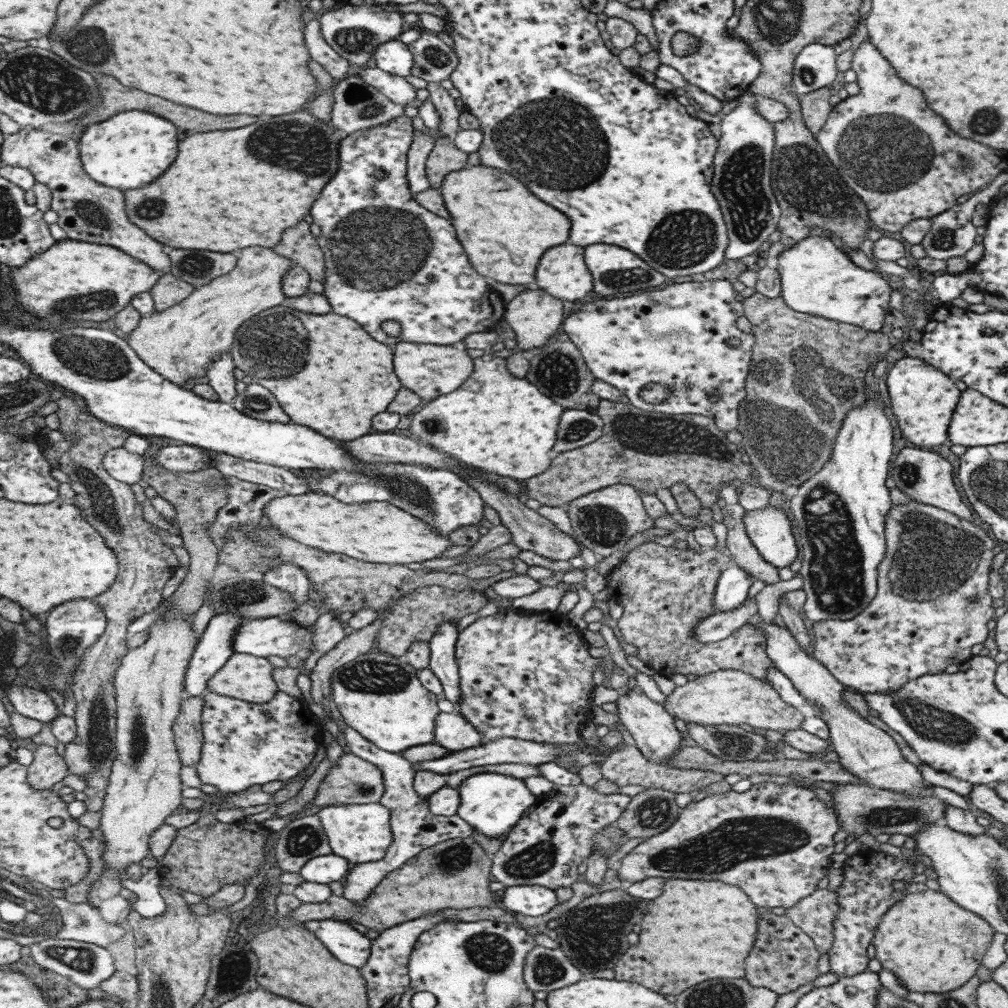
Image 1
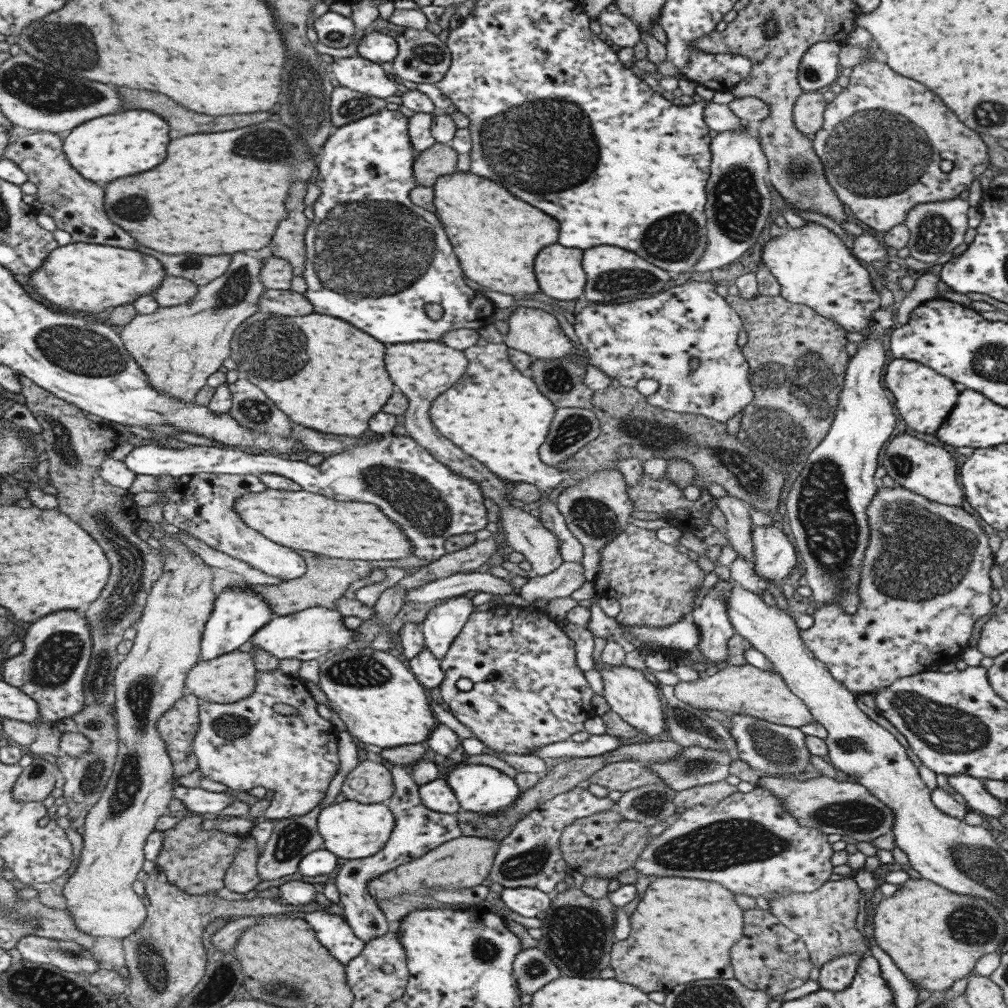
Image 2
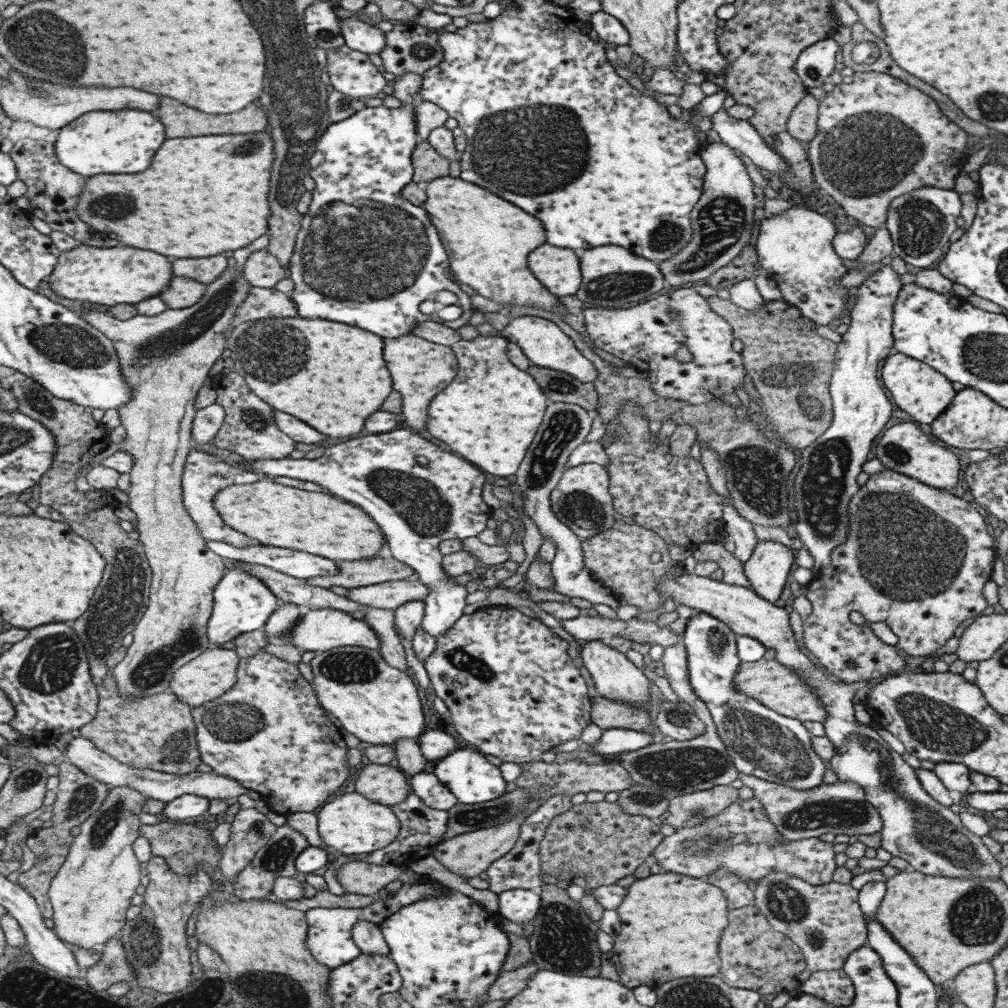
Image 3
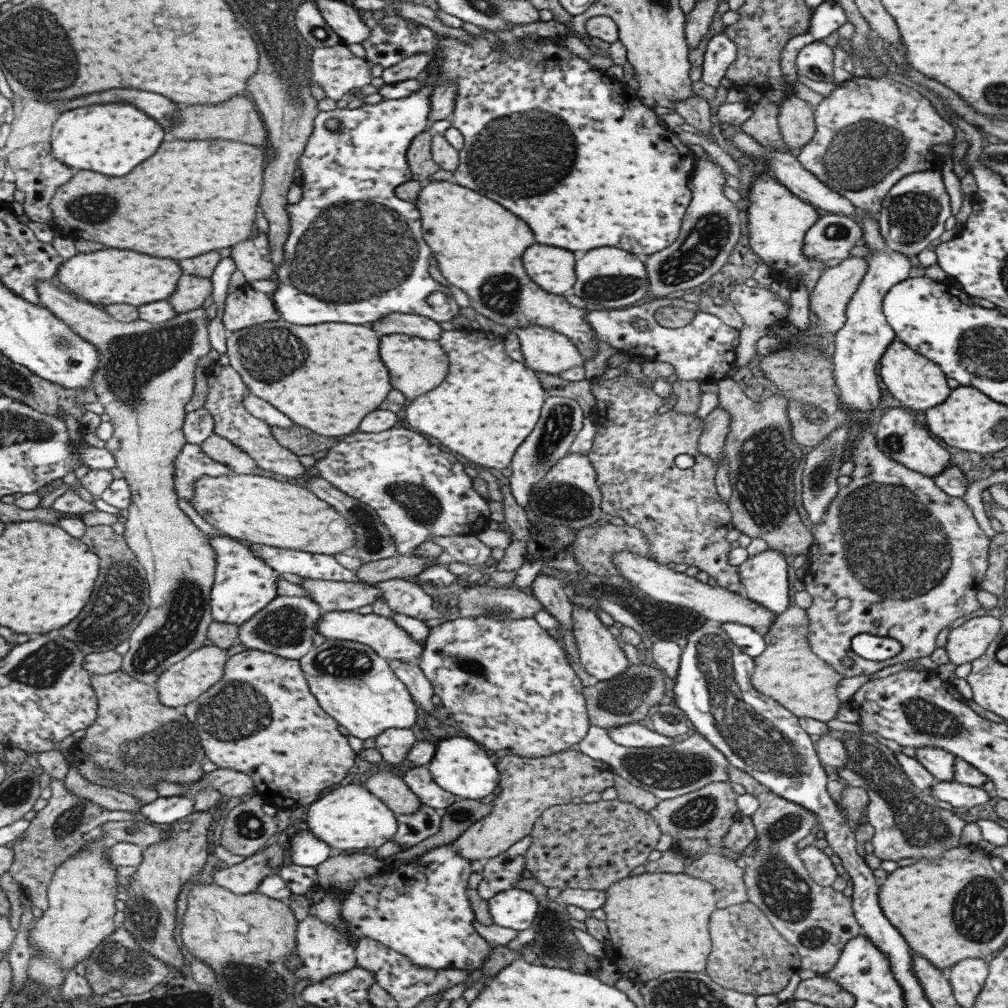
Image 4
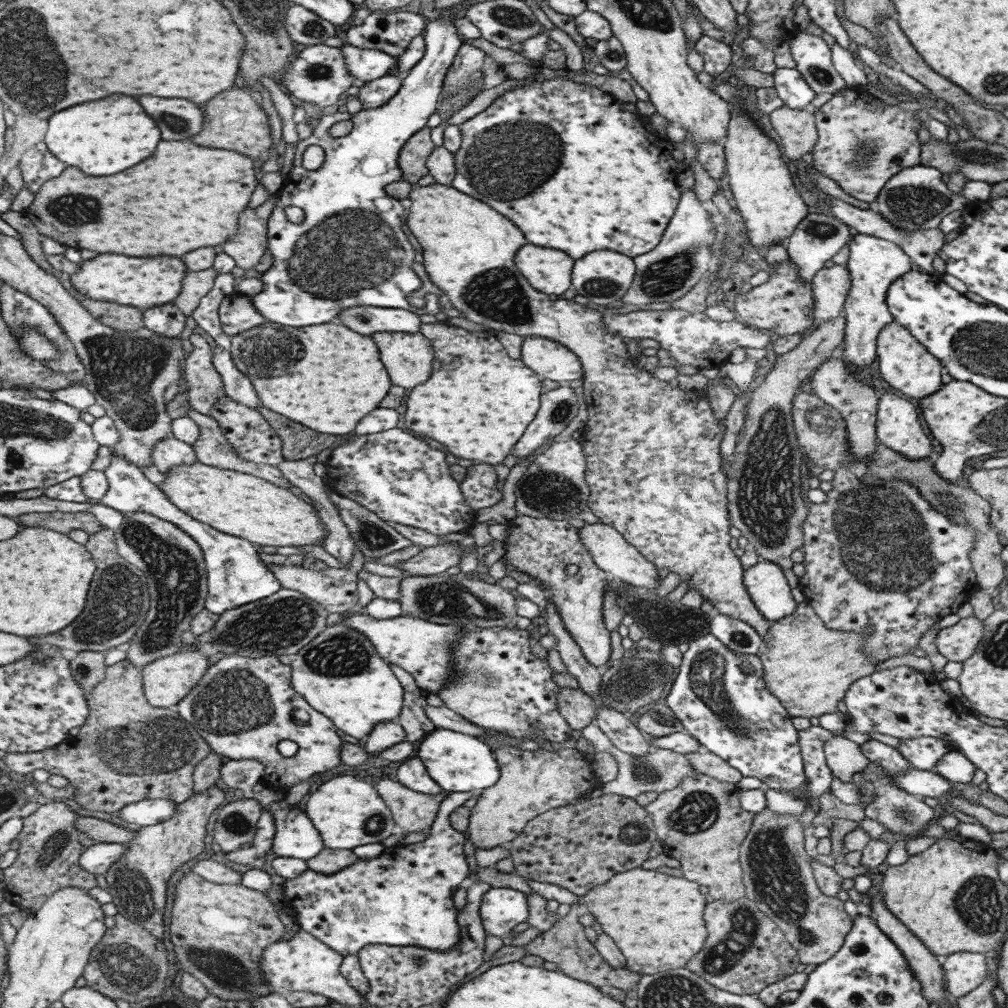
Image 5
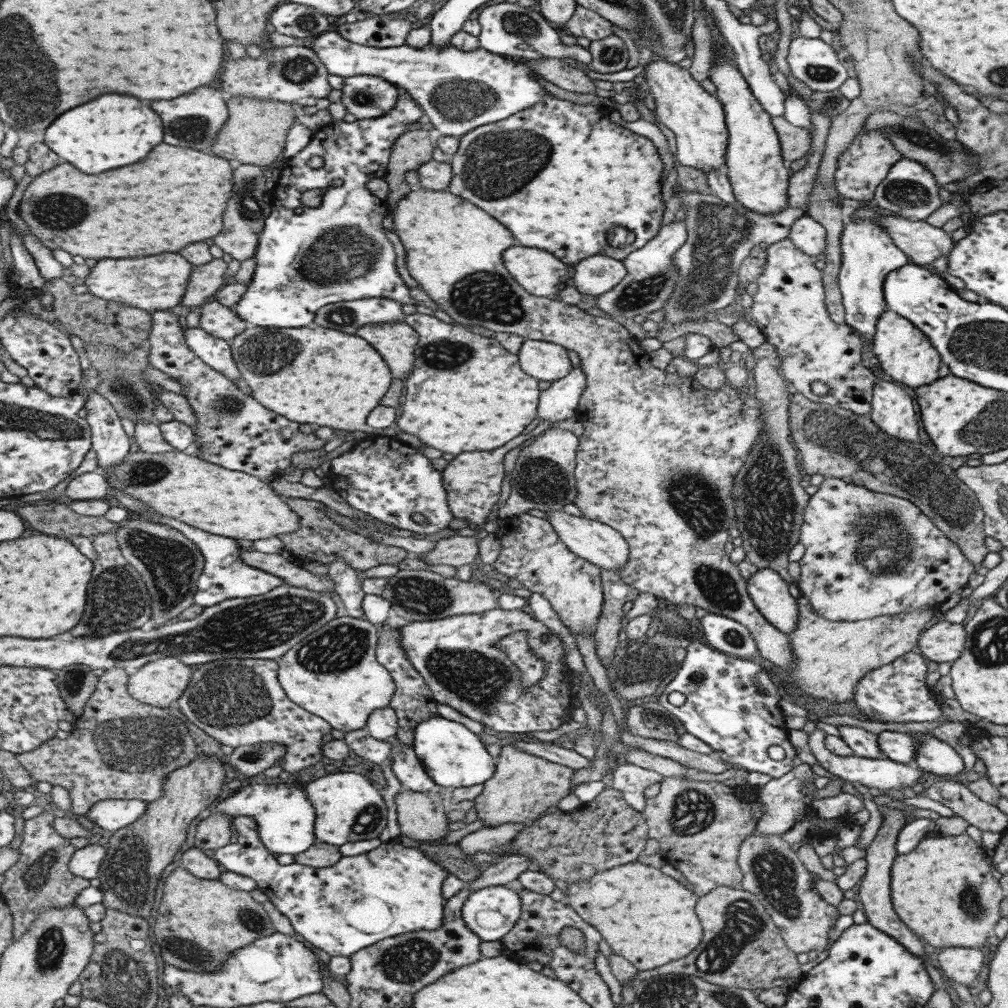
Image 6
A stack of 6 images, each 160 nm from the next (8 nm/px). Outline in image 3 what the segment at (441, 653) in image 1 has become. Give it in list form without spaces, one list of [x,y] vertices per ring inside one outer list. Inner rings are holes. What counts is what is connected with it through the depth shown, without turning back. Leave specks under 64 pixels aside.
[[[395,429],[391,432],[369,434],[361,438],[353,438],[329,446],[324,453],[315,459],[259,458],[248,460],[254,473],[269,474],[269,476],[284,476],[295,480],[306,480],[318,484],[335,498],[347,501],[361,510],[375,522],[381,531],[391,558],[403,562],[413,571],[413,577],[422,582],[428,593],[424,598],[424,611],[420,627],[434,638],[442,635],[445,630],[463,614],[465,604],[465,587],[456,583],[451,576],[441,568],[442,554],[439,554],[438,544],[445,540],[461,540],[476,537],[486,529],[491,508],[481,499],[481,488],[485,476],[475,465],[467,464],[465,460],[437,448],[430,441],[423,439],[411,429]]]

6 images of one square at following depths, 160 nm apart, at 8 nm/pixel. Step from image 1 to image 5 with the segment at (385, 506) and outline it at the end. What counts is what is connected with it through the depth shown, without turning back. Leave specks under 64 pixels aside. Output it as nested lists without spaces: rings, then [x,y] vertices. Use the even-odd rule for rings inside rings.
[[[195,461],[190,465],[172,466],[172,469],[164,474],[163,481],[157,487],[169,499],[169,502],[173,503],[173,506],[184,511],[191,518],[203,522],[206,526],[212,527],[222,534],[239,537],[252,544],[275,546],[278,549],[283,546],[319,545],[327,534],[311,504],[295,497],[289,490],[279,488],[252,474],[221,470]]]

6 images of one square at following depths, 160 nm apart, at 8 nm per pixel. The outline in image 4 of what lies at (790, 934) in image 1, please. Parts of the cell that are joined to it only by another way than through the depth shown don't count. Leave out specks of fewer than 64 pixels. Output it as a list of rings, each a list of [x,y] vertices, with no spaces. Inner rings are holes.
[[[749,901],[713,910],[709,916],[711,952],[705,958],[705,974],[715,984],[754,997],[776,994],[783,990],[792,974],[800,971],[800,956]]]

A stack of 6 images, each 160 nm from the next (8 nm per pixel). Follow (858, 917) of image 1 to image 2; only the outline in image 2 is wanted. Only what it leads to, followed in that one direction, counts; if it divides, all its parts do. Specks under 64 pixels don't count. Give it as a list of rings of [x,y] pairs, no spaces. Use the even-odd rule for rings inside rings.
[[[863,953],[842,954],[821,965],[818,968],[819,974],[816,979],[819,989],[837,992],[838,990],[847,988],[852,981],[858,960],[861,957],[863,957]]]

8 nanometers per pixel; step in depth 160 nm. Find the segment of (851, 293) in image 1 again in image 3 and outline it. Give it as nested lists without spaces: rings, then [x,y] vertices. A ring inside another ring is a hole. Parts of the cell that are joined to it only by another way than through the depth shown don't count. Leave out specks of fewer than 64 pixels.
[[[792,202],[787,210],[761,220],[755,238],[757,261],[778,285],[782,300],[796,306],[801,315],[821,326],[839,318],[848,290],[839,285],[848,269],[833,251],[834,234],[833,223],[824,215]]]

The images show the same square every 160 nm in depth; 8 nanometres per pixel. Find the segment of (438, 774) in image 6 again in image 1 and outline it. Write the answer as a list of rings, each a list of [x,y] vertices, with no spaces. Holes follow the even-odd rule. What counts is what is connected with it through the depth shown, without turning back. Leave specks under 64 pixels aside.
[[[489,772],[467,776],[459,783],[457,789],[459,805],[456,815],[460,816],[471,829],[489,838],[505,838],[525,810],[536,802],[535,796],[530,794],[523,780]]]

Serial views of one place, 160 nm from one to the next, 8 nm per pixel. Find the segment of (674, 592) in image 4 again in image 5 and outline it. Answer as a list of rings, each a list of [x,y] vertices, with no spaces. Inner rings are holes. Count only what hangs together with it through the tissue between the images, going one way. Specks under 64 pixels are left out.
[[[600,522],[592,524],[585,523],[585,526],[577,530],[577,537],[579,537],[579,542],[589,553],[593,564],[599,570],[611,574],[617,581],[623,581],[632,587],[640,586],[641,588],[653,591],[657,585],[660,585],[661,581],[665,580],[657,580],[657,568],[653,566],[653,563],[647,562],[638,553],[638,550],[634,546],[631,546],[611,526]]]

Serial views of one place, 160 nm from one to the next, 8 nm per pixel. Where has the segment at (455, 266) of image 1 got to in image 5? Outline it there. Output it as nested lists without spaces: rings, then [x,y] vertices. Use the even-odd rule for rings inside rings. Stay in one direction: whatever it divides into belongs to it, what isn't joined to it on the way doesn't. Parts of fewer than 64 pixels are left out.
[[[457,3],[457,6],[451,5],[451,8],[442,9],[438,11],[437,19],[427,21],[421,34],[424,40],[423,57],[400,78],[398,91],[385,104],[377,108],[361,109],[354,115],[338,111],[331,115],[323,115],[313,126],[311,135],[296,144],[292,168],[286,178],[288,185],[272,199],[274,207],[266,222],[266,251],[271,255],[273,264],[259,277],[263,283],[261,292],[252,296],[250,300],[254,303],[255,311],[265,321],[303,328],[311,324],[329,322],[331,318],[337,318],[337,312],[341,311],[337,308],[347,310],[349,306],[402,308],[417,316],[434,316],[441,312],[435,295],[423,296],[425,304],[421,308],[411,306],[407,302],[407,296],[421,287],[421,281],[411,270],[416,248],[408,240],[405,228],[407,205],[385,194],[384,186],[400,180],[401,171],[397,166],[397,157],[401,146],[412,134],[426,127],[427,118],[436,112],[436,102],[442,92],[444,76],[462,43],[454,25],[455,17],[451,14],[459,6],[461,4]],[[341,120],[351,120],[351,130],[345,136],[330,136],[327,128]],[[308,146],[320,146],[323,149],[325,159],[317,170],[305,170],[300,165],[303,151]],[[285,206],[301,208],[303,220],[298,224],[287,220],[282,210]]]

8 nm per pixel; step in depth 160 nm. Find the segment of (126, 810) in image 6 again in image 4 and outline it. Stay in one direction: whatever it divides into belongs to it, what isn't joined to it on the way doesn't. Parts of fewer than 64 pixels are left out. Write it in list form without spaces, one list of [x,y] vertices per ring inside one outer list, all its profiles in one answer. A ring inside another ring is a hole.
[[[187,796],[158,797],[153,802],[145,803],[139,808],[141,816],[145,816],[150,822],[157,824],[171,824],[193,812],[193,802]]]

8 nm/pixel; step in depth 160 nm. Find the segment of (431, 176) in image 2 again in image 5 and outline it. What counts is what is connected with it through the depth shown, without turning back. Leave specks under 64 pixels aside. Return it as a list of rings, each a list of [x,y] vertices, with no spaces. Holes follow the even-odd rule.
[[[424,127],[412,134],[401,146],[397,157],[397,166],[401,171],[400,180],[413,185],[413,188],[421,176],[428,174],[425,161],[434,149],[433,143],[429,139],[429,131],[430,128]]]

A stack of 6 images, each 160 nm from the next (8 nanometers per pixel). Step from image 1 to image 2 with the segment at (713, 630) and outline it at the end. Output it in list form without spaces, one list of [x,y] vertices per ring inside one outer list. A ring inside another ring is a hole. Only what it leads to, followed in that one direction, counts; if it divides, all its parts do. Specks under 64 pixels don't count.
[[[690,613],[684,614],[681,619],[672,625],[660,629],[633,625],[628,632],[634,634],[634,638],[640,640],[641,643],[645,643],[646,646],[663,646],[671,650],[678,649],[690,652],[699,642],[699,631],[692,621]]]

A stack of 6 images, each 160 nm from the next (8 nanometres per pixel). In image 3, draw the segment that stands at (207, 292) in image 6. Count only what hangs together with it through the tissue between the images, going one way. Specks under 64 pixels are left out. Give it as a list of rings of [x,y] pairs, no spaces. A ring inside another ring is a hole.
[[[175,276],[169,288],[159,298],[166,304],[167,309],[180,309],[195,304],[203,293],[205,293],[205,285],[189,278]]]

